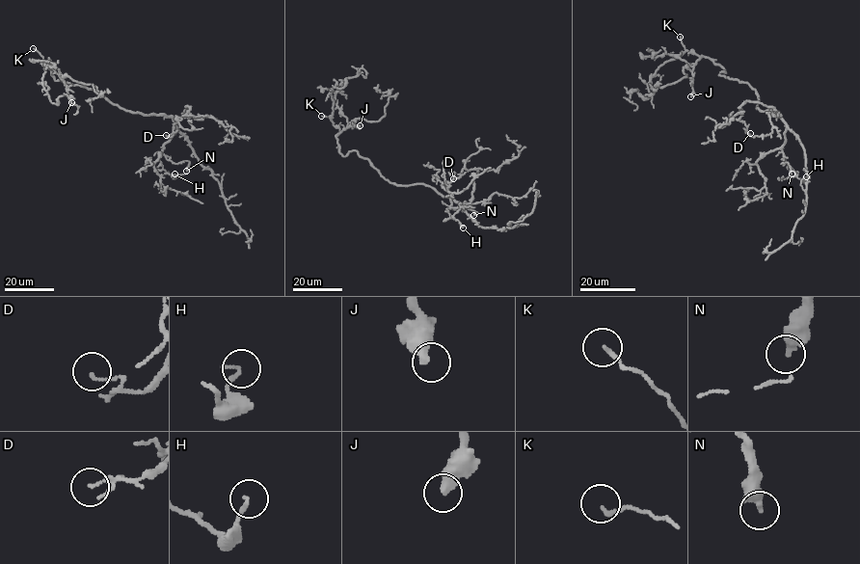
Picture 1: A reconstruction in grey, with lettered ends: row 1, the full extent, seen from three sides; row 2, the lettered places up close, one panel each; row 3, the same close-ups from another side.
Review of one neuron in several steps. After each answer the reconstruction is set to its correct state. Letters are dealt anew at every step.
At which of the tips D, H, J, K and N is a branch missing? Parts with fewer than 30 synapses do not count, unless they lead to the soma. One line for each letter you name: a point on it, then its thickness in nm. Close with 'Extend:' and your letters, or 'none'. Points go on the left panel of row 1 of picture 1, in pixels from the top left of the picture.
J: Place: (71, 102). Thickness 440 nm
Extend: J

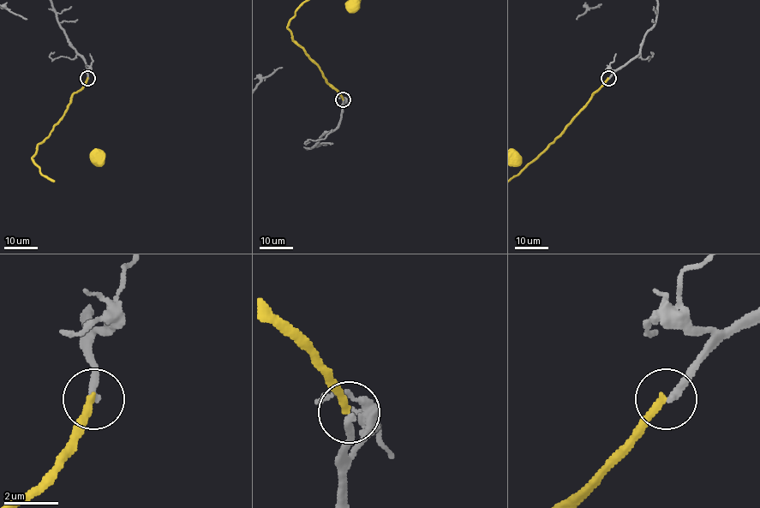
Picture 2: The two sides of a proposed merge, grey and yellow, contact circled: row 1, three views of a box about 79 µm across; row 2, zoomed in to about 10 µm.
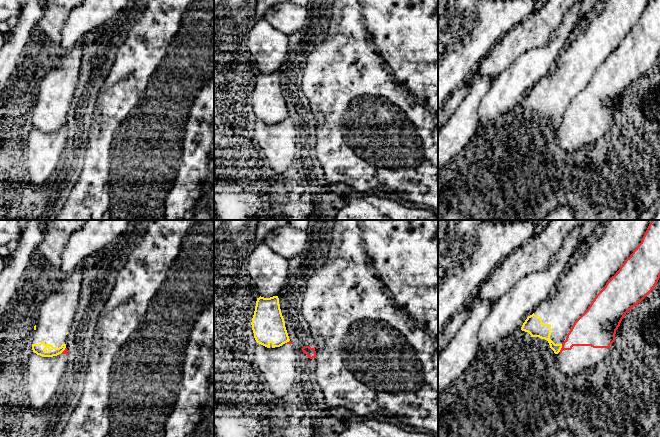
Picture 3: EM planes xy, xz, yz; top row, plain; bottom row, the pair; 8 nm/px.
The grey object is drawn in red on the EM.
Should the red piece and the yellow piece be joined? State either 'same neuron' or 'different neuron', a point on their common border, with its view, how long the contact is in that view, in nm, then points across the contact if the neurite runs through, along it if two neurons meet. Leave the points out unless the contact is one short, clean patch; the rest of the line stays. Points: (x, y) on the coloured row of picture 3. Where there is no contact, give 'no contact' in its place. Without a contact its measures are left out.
different neuron; contact yz (561, 348); length 70 nm; border yz (562, 344), (559, 351)

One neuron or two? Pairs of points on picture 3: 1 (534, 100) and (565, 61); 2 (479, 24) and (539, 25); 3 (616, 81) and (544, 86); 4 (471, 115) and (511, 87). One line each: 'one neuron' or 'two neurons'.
1: one neuron
2: two neurons
3: two neurons
4: two neurons

